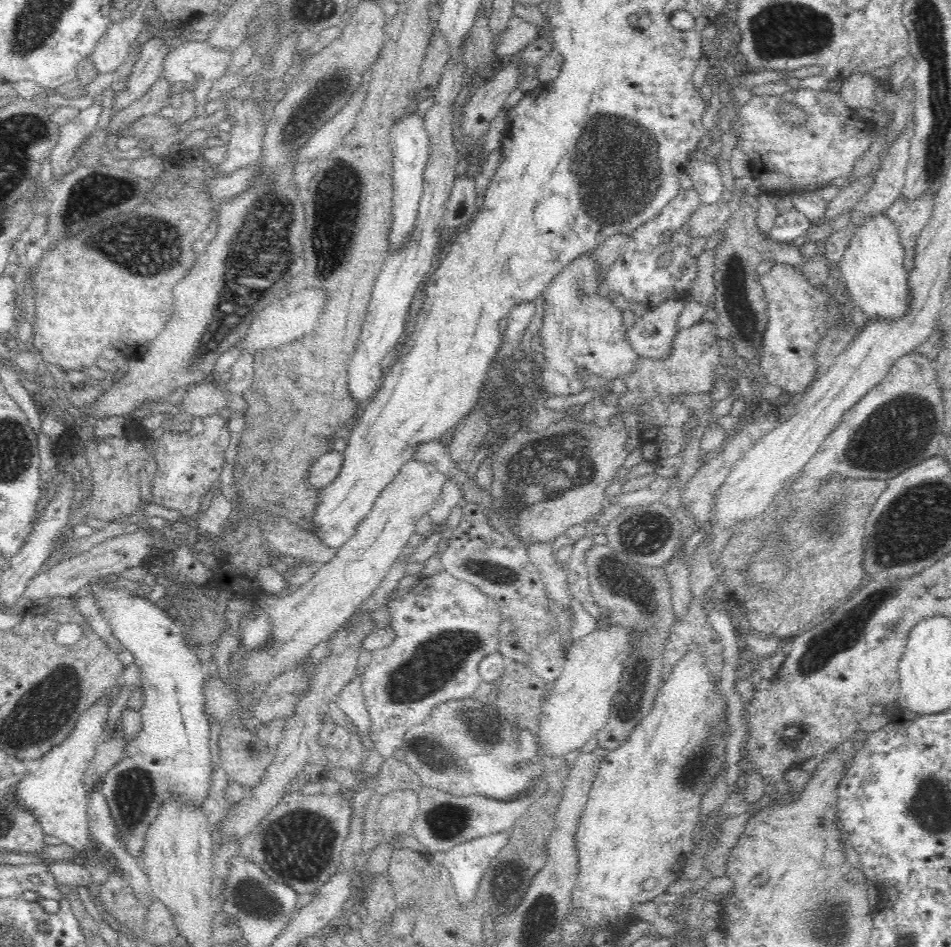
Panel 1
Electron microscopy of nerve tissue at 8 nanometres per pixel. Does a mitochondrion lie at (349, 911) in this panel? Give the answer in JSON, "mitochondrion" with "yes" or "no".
{"mitochondrion":"no"}

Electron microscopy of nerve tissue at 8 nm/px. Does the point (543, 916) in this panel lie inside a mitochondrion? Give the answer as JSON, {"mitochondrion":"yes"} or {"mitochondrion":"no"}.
{"mitochondrion":"yes"}

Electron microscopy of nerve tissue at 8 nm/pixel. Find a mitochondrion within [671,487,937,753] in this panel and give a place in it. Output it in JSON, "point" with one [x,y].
{"point":[823,649]}

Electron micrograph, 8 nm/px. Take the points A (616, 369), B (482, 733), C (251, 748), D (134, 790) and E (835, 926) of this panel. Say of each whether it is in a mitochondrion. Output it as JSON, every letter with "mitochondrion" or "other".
{"A":"other","B":"mitochondrion","C":"other","D":"mitochondrion","E":"mitochondrion"}

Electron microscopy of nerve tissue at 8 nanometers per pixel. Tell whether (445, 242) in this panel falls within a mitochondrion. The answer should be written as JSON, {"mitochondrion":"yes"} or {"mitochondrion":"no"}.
{"mitochondrion":"no"}

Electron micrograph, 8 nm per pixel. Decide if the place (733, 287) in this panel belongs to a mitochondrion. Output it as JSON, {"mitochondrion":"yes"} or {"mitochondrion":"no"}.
{"mitochondrion":"no"}

